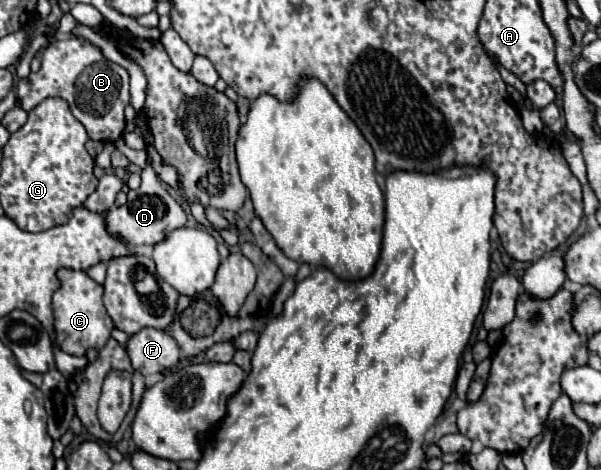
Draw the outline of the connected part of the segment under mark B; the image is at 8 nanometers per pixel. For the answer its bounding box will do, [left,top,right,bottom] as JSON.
[17,38,129,142]

